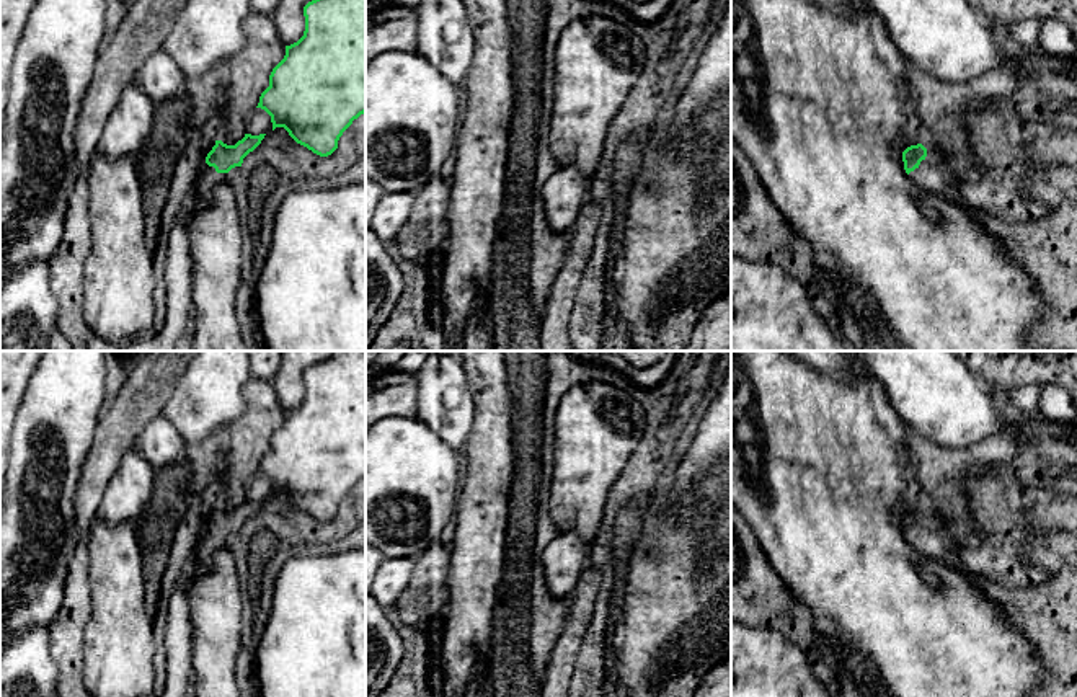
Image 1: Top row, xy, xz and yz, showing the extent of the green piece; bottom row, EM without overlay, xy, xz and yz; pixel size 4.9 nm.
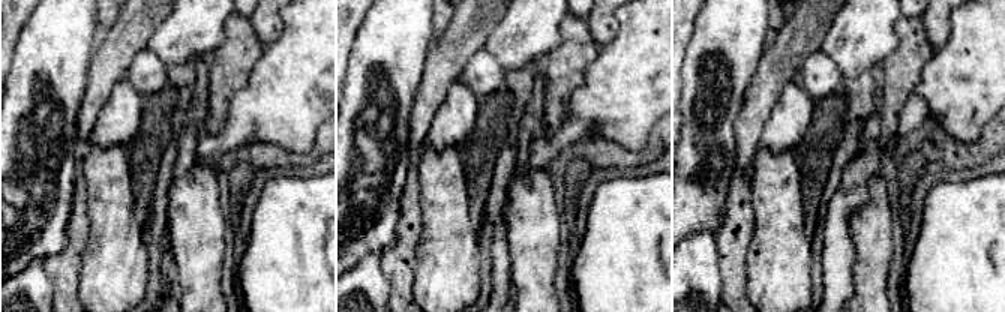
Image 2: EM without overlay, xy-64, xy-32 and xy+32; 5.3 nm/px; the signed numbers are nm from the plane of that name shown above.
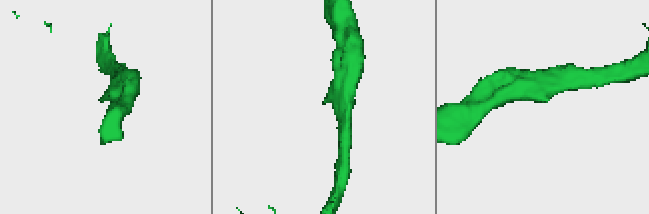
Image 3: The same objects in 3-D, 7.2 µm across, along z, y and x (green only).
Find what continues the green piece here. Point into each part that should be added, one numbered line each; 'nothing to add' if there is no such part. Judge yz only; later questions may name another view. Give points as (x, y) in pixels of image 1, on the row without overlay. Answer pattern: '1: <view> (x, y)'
1: yz (937, 541)

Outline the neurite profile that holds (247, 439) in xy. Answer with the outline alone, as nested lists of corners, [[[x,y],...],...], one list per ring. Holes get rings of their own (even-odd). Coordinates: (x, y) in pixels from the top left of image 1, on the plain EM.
[[[248,379],[242,388],[246,410],[224,431],[225,472],[220,490],[222,508],[235,511],[246,499],[246,488],[269,452],[273,434],[284,424],[271,380]]]

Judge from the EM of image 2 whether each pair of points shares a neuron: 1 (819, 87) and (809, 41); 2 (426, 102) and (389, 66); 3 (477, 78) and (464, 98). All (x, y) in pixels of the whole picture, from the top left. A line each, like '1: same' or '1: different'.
1: different
2: different
3: different

